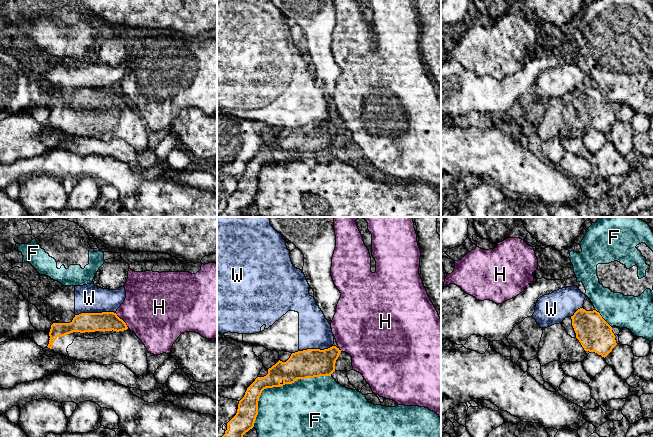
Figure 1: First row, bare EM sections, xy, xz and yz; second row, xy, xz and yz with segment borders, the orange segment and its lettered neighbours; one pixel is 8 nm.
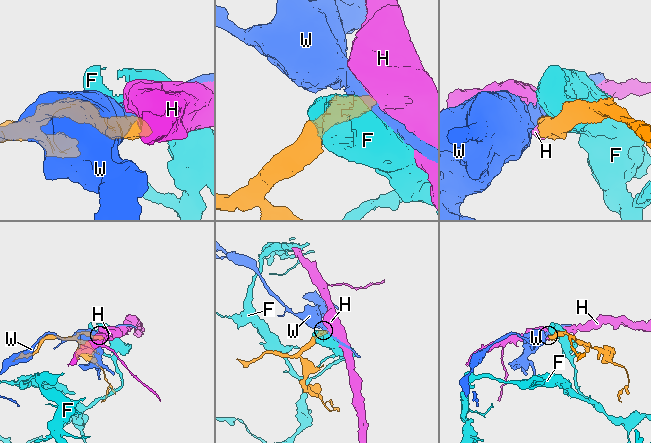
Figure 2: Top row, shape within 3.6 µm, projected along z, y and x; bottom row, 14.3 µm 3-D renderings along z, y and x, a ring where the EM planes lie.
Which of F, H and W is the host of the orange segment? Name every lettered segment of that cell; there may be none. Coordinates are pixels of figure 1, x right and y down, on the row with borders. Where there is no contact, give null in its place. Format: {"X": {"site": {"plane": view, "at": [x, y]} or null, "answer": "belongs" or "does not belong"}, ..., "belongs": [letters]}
{"F": {"site": {"plane": "xz", "at": [278, 386]}, "answer": "does not belong"}, "H": {"site": {"plane": "xy", "at": [122, 320]}, "answer": "does not belong"}, "W": {"site": {"plane": "xy", "at": [95, 313]}, "answer": "does not belong"}, "belongs": []}

